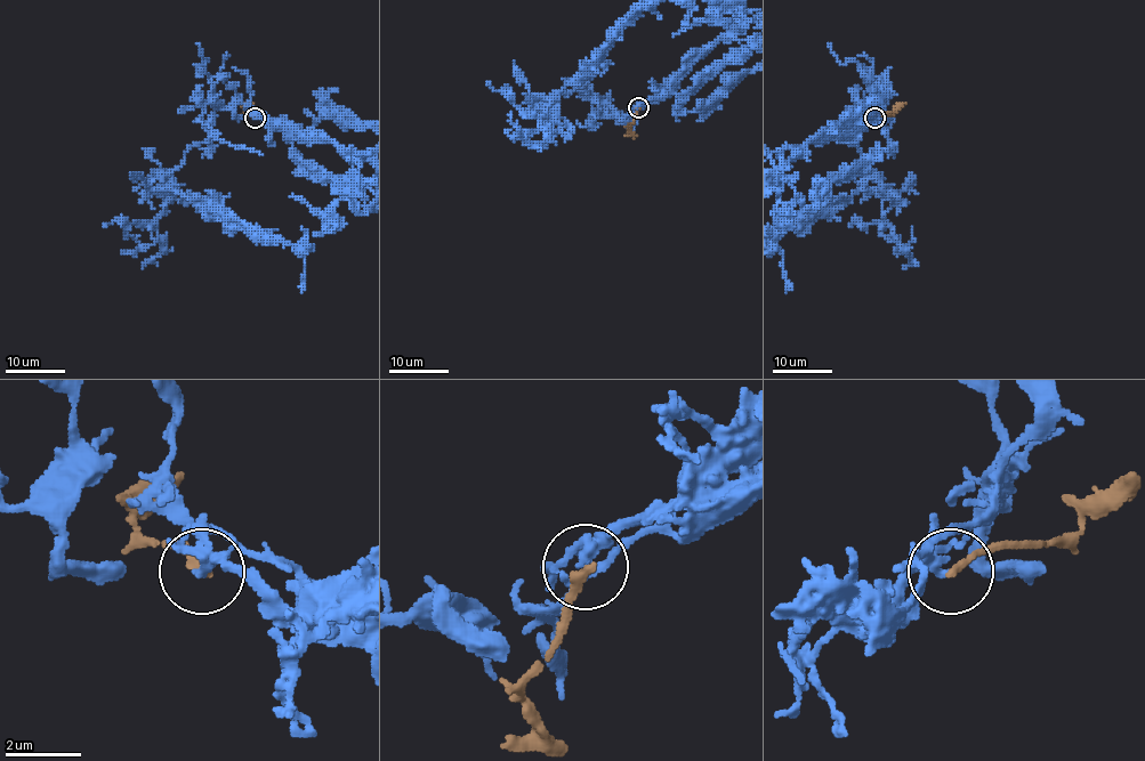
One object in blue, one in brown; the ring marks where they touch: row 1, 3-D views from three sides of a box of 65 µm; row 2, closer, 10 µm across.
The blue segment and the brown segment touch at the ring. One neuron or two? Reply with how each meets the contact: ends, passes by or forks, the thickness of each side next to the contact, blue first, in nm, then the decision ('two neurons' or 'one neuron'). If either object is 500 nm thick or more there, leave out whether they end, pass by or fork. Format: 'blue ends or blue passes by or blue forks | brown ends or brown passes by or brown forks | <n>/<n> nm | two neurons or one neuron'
blue forks | brown ends | 160/240 nm | one neuron

